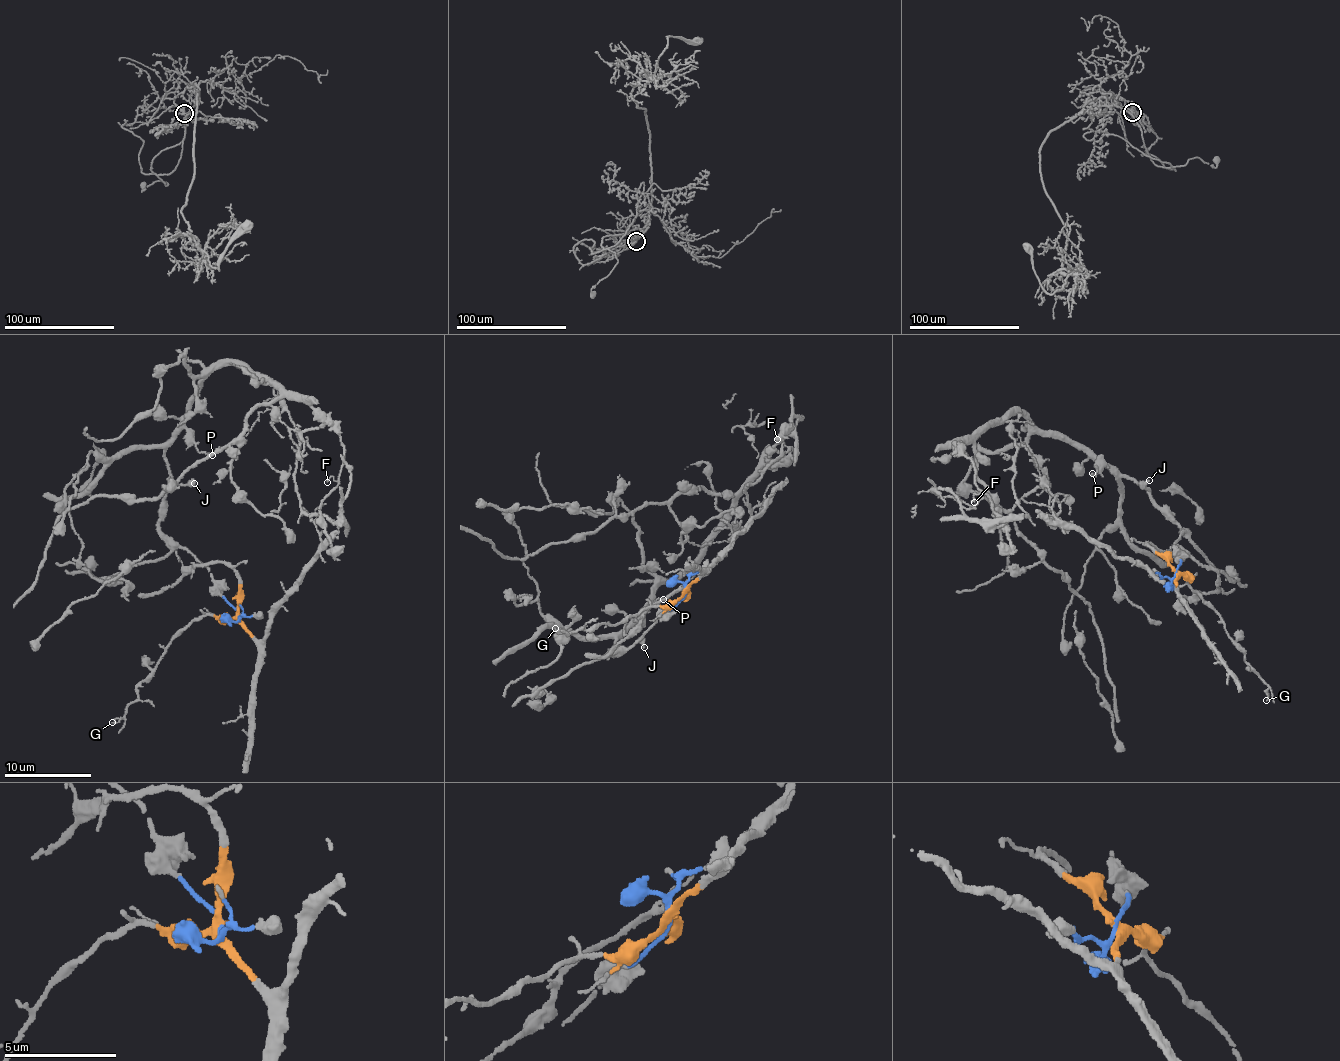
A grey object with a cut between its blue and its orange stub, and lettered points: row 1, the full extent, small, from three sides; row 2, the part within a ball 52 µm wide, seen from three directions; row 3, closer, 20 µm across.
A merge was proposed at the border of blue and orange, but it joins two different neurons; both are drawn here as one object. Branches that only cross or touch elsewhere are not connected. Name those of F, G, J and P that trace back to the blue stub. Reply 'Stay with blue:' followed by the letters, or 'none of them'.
Stay with blue: F, J, P

